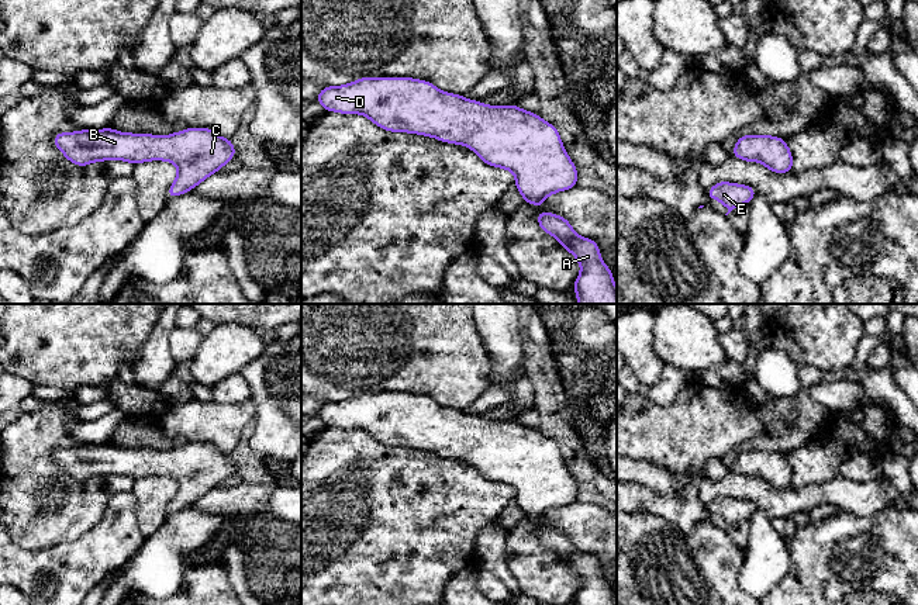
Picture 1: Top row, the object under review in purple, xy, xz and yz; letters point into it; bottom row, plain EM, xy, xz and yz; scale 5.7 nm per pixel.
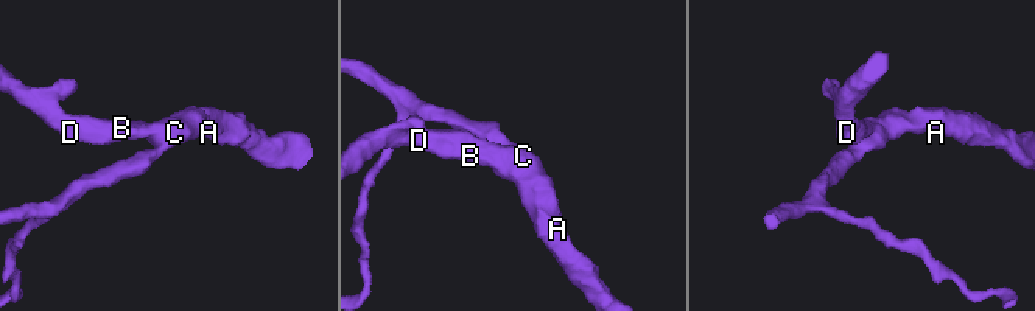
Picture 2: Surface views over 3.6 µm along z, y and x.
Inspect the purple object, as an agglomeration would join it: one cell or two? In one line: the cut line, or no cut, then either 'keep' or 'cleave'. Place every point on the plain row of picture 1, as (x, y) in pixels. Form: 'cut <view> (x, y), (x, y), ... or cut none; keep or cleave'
cut none; keep

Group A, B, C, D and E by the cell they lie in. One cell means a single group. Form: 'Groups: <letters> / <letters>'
Groups: A B C D E

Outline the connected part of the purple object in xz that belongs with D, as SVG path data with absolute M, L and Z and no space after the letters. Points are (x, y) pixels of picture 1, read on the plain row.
M362 393L345 401L327 401L315 416L327 428L362 429L384 446L418 449L465 460L489 481L513 487L514 499L524 518L536 522L541 522L548 511L577 501L577 484L566 469L556 442L515 419L486 421L413 393Z

